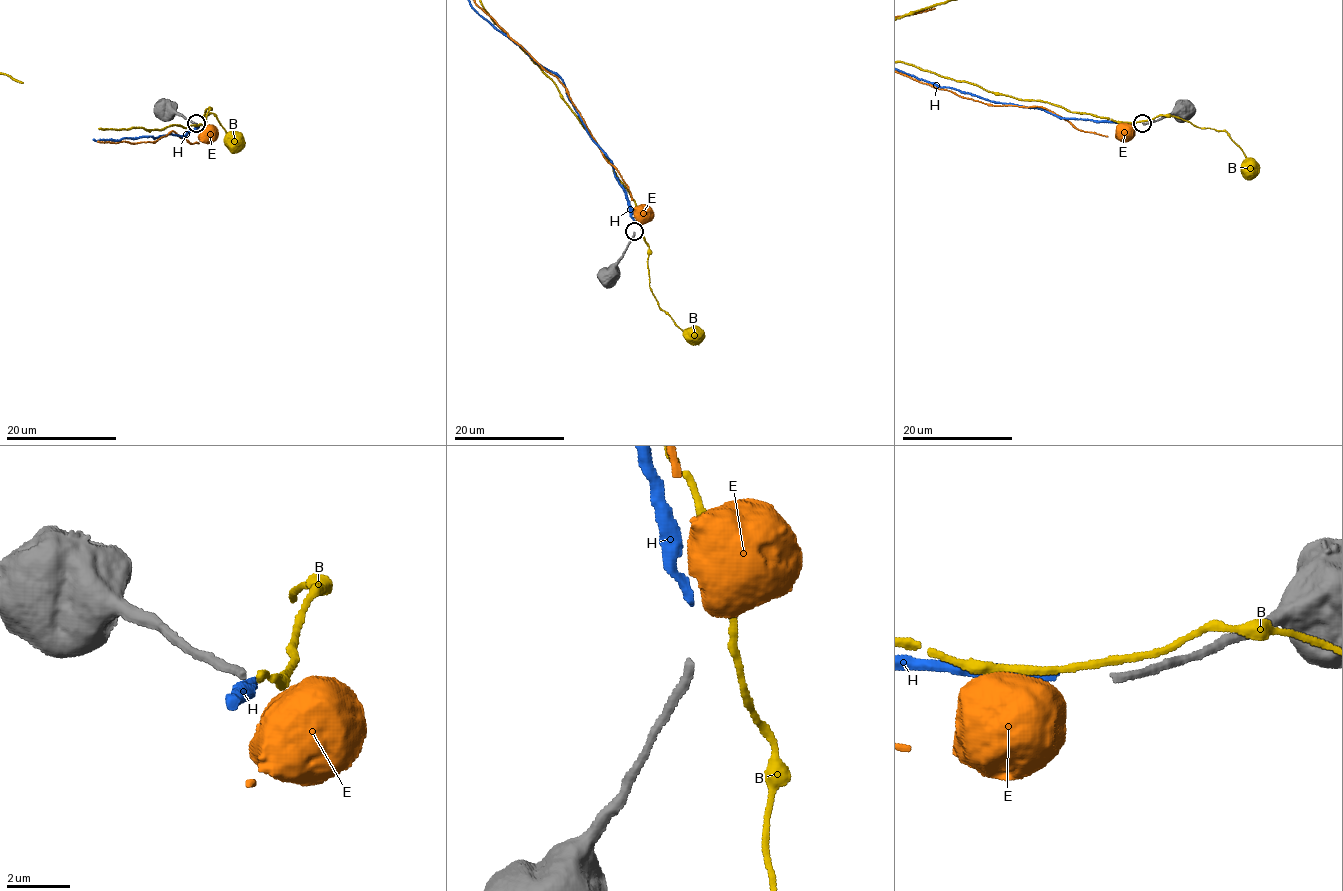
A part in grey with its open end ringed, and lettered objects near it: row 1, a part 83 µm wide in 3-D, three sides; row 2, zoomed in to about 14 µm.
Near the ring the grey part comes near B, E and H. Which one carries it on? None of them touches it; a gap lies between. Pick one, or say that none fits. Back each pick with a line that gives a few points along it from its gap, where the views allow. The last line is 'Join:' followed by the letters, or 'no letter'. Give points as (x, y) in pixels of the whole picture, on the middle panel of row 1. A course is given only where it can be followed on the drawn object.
Join: H

